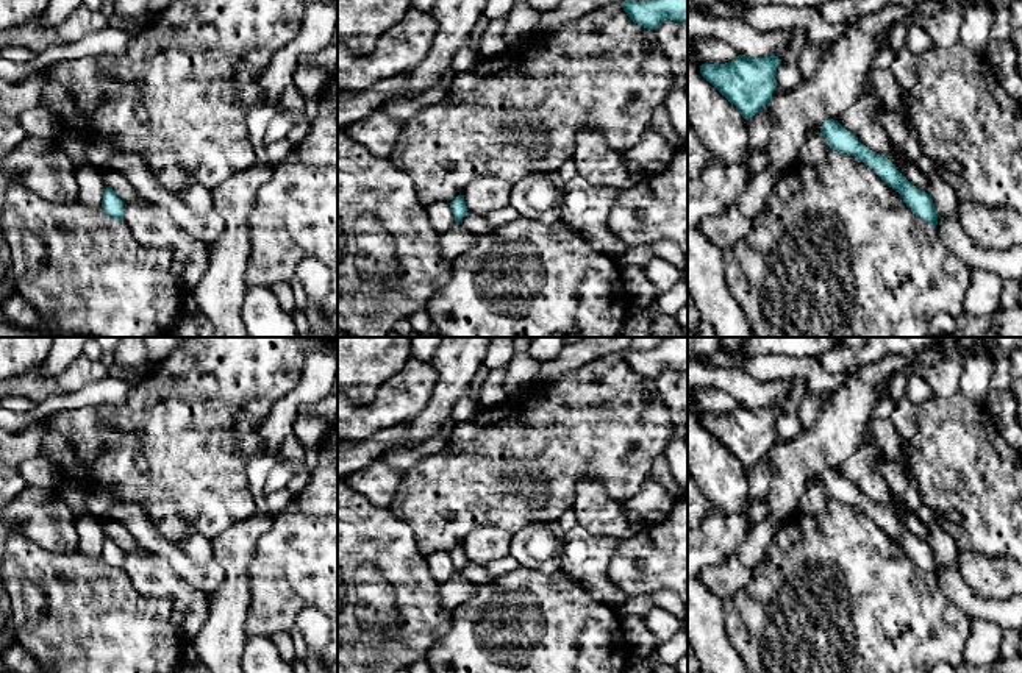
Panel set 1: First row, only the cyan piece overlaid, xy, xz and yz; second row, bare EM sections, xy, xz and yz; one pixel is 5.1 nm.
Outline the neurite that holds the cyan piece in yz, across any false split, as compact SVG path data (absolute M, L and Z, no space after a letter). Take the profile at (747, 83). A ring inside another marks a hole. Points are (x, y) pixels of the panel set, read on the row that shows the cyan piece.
M739 55L731 62L702 64L700 73L749 120L772 101L780 62L775 55L764 58Z

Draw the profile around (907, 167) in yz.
M894 148L886 158L897 167L897 170L917 189L928 189L928 176L922 170L916 167L916 164L908 159L902 150Z

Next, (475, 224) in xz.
M467 211L459 225L473 236L488 234L495 230L486 222L484 215L473 214L470 211Z

